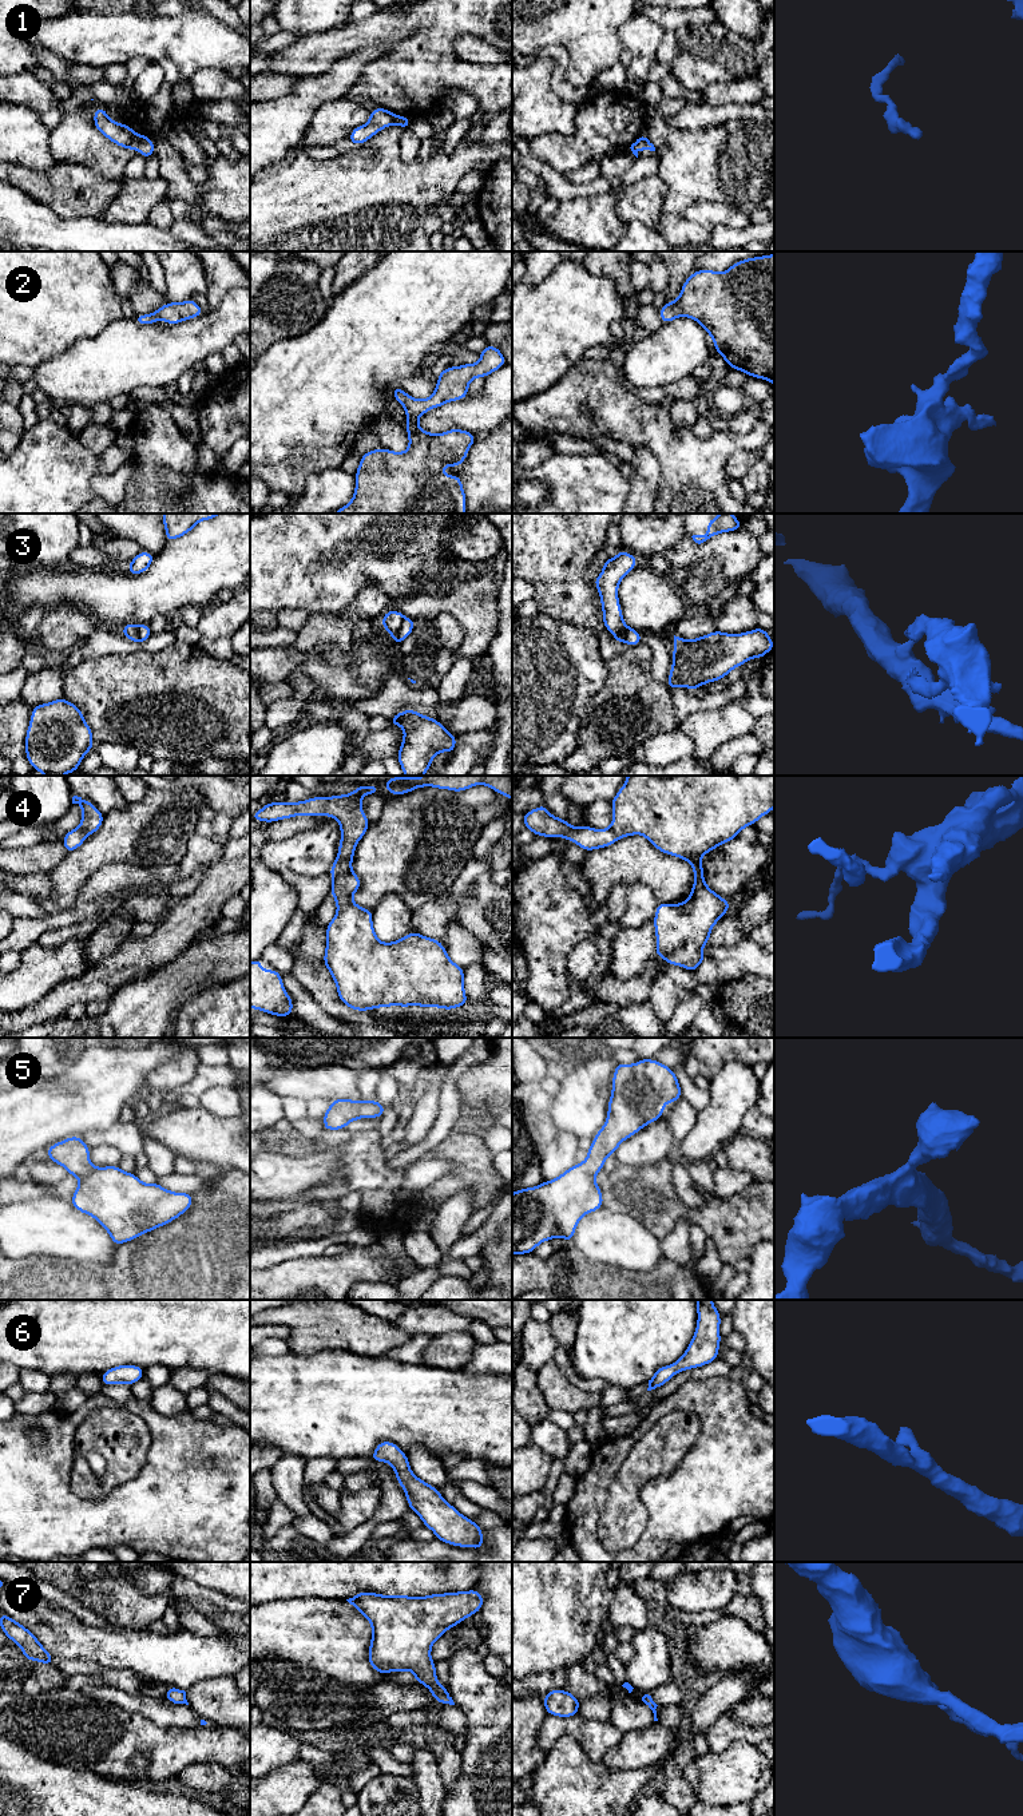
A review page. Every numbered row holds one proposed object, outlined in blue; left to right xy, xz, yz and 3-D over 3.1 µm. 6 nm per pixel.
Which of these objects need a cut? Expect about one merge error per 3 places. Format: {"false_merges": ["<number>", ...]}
{"false_merges": ["1", "3", "4"]}

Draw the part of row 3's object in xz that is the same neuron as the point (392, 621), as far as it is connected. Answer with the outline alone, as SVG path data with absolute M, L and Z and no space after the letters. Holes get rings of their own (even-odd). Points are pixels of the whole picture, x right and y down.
M389 610L388 612L384 614L381 626L389 633L397 633L400 627L403 626L405 616L403 612L396 611L396 610Z

